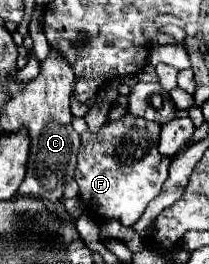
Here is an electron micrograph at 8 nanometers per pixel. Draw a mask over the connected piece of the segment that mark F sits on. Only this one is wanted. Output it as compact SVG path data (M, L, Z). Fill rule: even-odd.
M127 113L119 121L107 121L97 133L85 131L81 135L75 181L79 183L79 197L85 203L87 213L103 219L119 219L125 227L131 227L139 221L149 201L161 193L161 185L169 177L171 159L159 153L159 129L159 123L143 121L141 117L131 117L131 113Z

